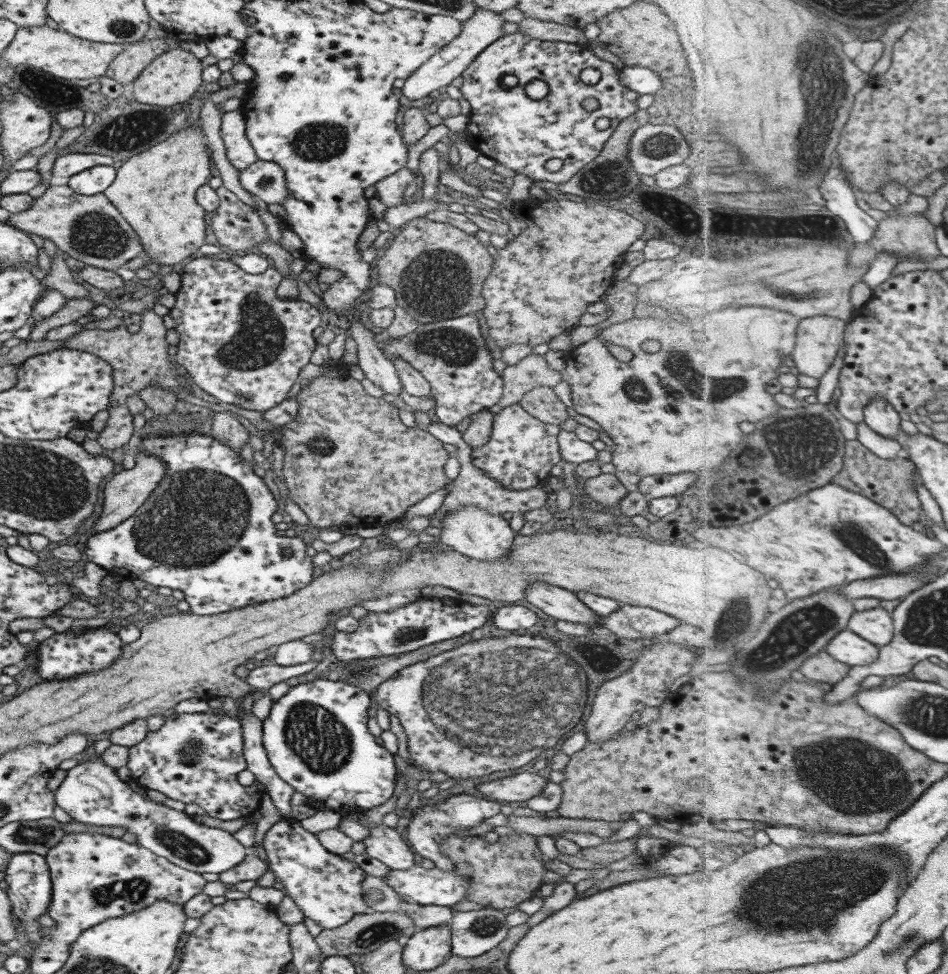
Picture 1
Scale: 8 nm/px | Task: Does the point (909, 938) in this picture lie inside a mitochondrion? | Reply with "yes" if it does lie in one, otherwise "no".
yes

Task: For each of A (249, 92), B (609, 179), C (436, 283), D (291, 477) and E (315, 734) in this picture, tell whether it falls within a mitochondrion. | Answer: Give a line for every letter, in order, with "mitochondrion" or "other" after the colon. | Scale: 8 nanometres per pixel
A: other
B: mitochondrion
C: mitochondrion
D: other
E: mitochondrion

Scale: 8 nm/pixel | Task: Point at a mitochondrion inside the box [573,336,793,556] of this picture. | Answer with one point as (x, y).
(723, 388)

